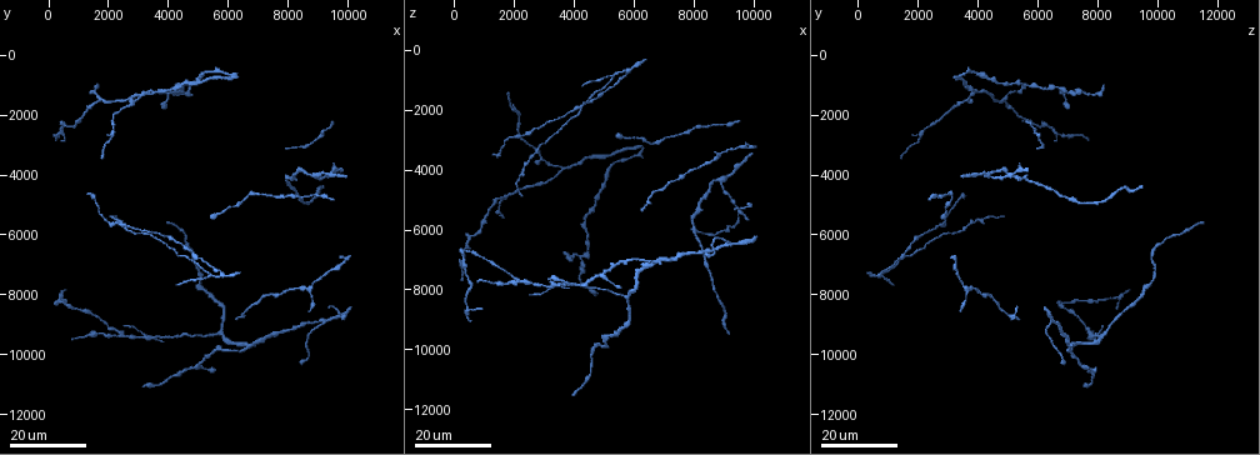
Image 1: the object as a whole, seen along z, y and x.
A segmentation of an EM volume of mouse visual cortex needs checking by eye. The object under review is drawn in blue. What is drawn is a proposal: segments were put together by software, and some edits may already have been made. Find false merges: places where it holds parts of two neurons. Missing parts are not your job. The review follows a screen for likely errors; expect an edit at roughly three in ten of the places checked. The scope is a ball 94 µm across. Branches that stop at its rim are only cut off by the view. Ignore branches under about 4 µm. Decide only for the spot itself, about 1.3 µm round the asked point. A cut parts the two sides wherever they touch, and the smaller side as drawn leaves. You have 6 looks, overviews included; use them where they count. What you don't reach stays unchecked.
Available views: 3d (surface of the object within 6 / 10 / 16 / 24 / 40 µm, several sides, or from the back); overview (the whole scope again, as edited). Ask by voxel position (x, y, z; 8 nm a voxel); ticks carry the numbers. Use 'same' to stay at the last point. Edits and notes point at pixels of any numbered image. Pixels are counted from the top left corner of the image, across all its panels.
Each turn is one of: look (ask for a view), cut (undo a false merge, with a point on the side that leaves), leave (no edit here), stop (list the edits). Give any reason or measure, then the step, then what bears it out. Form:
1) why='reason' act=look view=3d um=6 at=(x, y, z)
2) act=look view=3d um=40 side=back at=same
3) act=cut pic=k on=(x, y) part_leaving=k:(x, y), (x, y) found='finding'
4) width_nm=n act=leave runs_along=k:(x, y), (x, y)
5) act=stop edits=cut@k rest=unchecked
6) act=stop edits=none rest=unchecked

why='four arms meet' act=look view=3d um=16 at=(9200, 8900, 6500)

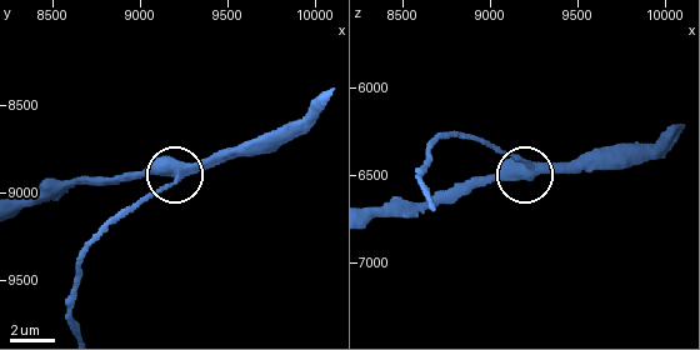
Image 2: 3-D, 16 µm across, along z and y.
why='closer look' act=look view=3d um=10 at=(9200, 8920, 6420)

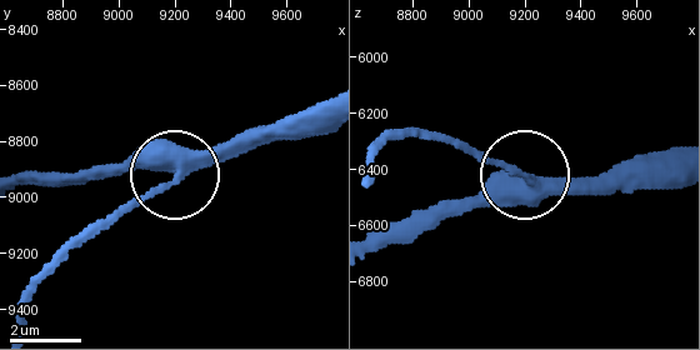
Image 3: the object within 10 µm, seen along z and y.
act=leave found='all the same neuron'

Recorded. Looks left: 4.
why='three arms meet' act=look view=3d um=24 at=(5300, 7300, 800)

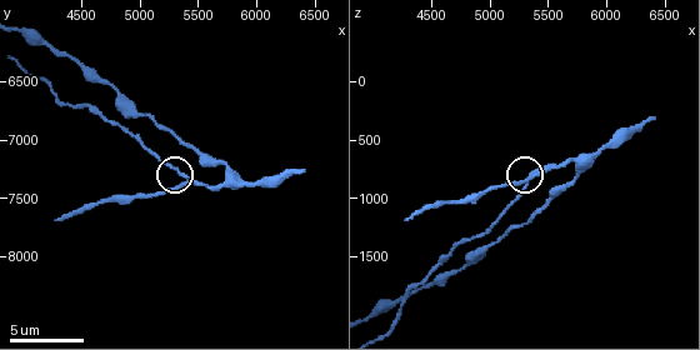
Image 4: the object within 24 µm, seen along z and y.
why='zoom in' act=look view=3d um=6 at=(5380, 7340, 800)

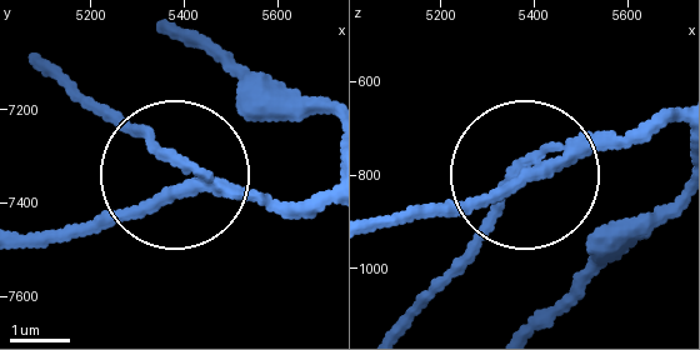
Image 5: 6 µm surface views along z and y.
act=cut pic=5 on=(164, 150) part_leaving=5:(230, 184), (41, 74) found='two neurons meet here'

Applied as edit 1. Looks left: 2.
act=stop edits=cut@5 rest=unchecked

